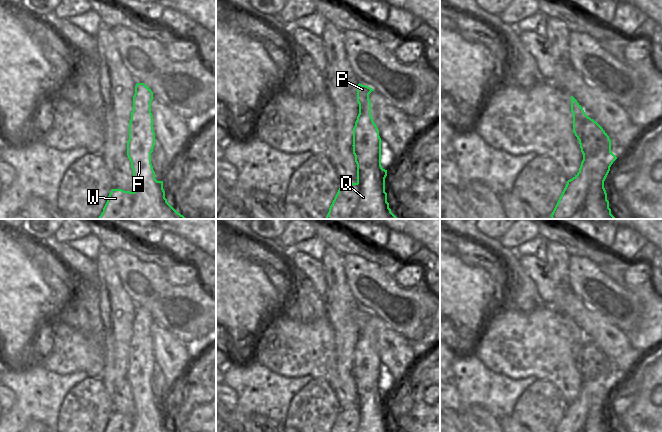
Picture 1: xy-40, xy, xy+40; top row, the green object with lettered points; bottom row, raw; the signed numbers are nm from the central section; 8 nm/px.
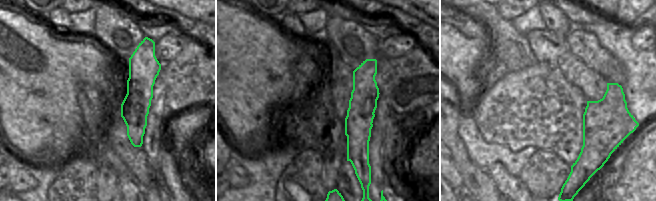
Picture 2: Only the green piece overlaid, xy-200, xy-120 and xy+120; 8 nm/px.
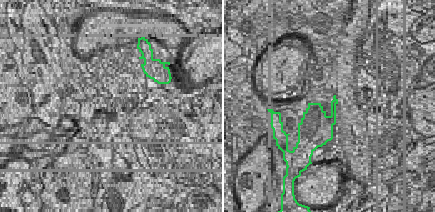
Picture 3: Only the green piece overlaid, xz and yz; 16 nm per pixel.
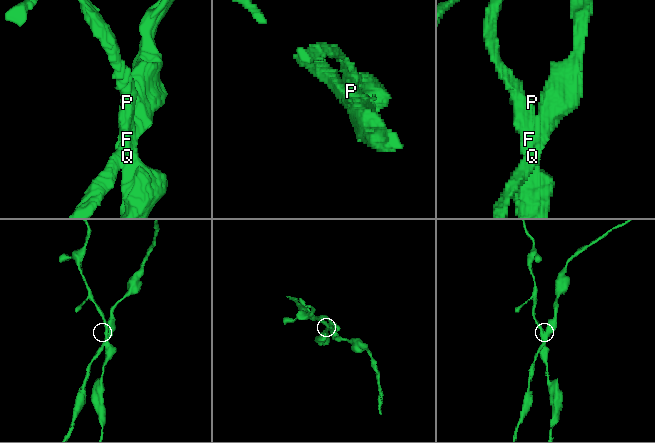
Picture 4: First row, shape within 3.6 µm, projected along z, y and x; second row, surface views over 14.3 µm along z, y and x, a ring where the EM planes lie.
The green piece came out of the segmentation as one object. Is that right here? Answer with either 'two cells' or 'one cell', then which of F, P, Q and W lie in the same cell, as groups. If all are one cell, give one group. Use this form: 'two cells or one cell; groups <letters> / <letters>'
two cells; groups F P Q / W

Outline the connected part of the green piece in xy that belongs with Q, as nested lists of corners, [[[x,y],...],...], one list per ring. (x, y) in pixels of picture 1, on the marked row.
[[[358,84],[357,86],[357,102],[359,104],[359,114],[353,128],[353,154],[357,164],[357,183],[361,186],[361,198],[359,206],[355,212],[353,219],[398,219],[389,208],[387,202],[387,193],[385,192],[385,178],[387,170],[383,169],[379,163],[379,156],[373,154],[373,150],[369,148],[371,142],[371,128],[373,126],[373,118],[371,116],[371,102],[369,94],[374,91],[372,88]]]

